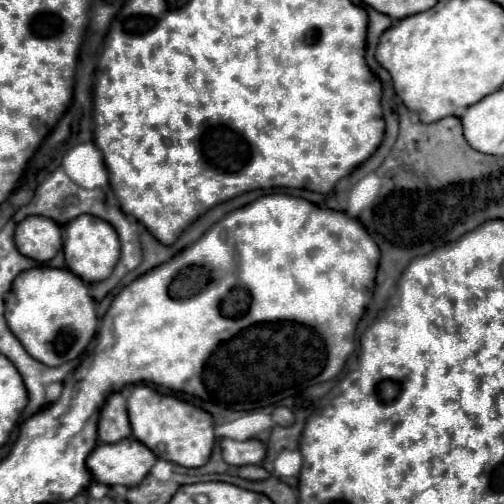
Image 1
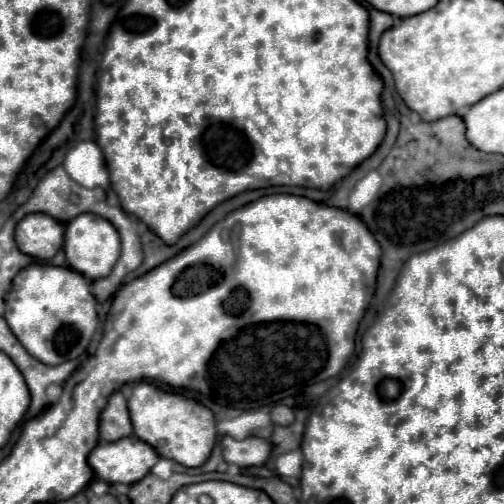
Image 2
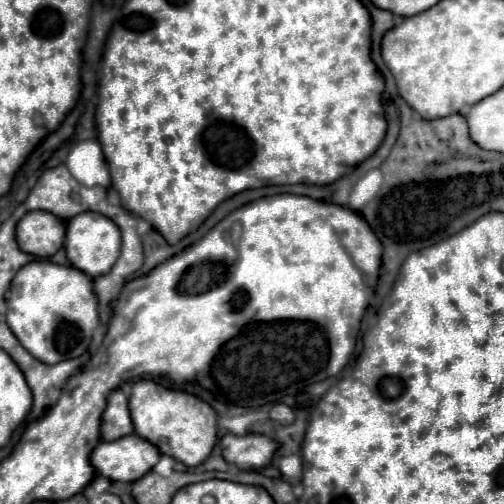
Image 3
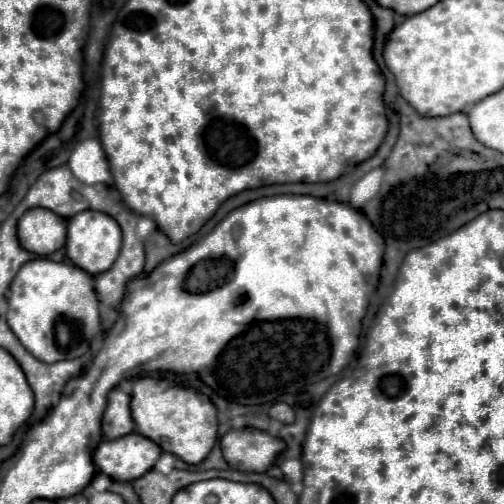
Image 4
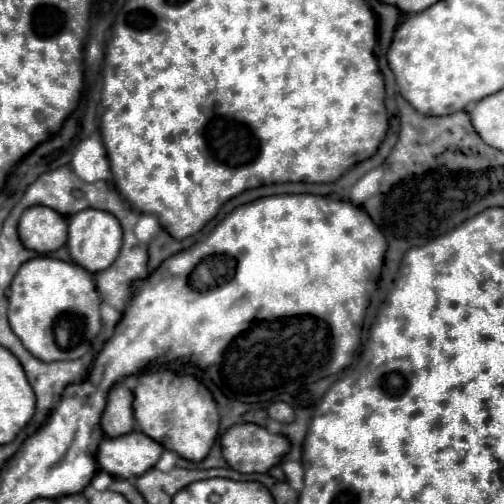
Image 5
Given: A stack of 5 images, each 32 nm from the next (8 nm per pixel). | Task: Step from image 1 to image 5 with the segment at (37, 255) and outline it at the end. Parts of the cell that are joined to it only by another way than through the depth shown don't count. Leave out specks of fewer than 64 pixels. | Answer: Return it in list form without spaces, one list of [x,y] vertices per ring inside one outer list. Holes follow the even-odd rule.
[[[46,206],[28,208],[18,224],[18,234],[28,250],[50,254],[66,244],[66,220]]]

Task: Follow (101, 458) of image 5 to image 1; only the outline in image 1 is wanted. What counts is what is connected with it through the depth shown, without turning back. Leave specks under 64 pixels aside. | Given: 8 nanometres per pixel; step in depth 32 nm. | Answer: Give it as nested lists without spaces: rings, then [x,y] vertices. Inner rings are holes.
[[[136,438],[116,444],[98,444],[86,460],[96,482],[106,486],[138,486],[156,464],[156,456]]]

